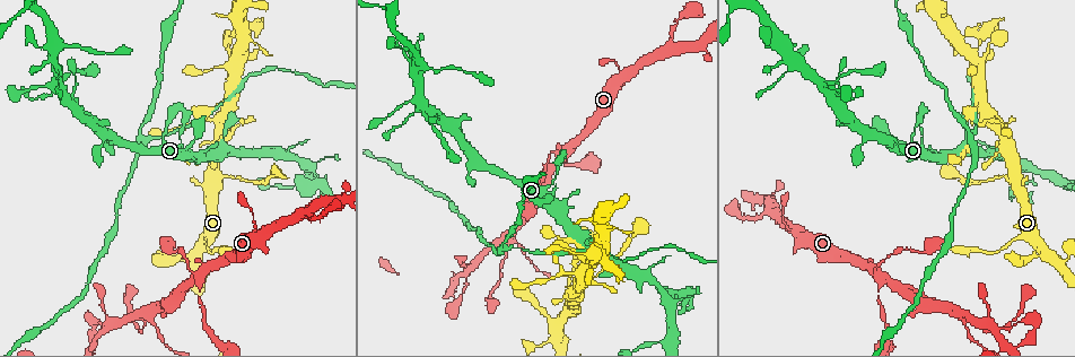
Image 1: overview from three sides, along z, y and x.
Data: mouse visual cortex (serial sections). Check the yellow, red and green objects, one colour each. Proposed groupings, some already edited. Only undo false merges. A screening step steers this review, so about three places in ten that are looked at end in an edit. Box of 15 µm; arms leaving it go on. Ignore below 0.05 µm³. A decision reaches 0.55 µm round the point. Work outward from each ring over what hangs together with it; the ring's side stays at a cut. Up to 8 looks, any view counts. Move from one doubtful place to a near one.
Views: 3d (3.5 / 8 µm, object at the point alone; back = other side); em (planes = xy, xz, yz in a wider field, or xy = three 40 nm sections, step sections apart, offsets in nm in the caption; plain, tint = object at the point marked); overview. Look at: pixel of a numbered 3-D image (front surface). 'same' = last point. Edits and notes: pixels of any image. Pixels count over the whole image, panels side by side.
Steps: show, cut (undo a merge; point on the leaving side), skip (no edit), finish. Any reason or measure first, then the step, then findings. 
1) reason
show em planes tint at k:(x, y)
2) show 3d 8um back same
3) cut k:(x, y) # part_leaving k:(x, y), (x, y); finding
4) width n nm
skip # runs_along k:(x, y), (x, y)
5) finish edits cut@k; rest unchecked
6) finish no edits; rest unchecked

sudden change in width
show 3d 8um at 1:(885, 280)

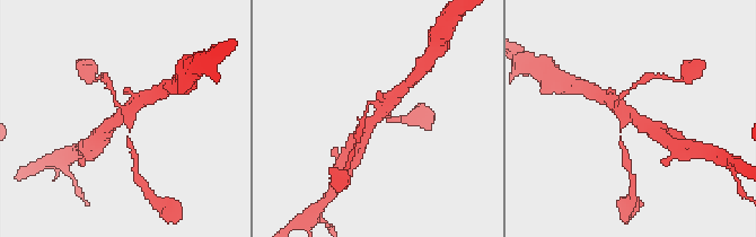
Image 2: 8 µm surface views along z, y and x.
show em xy step 2 tint at 2:(628, 117)

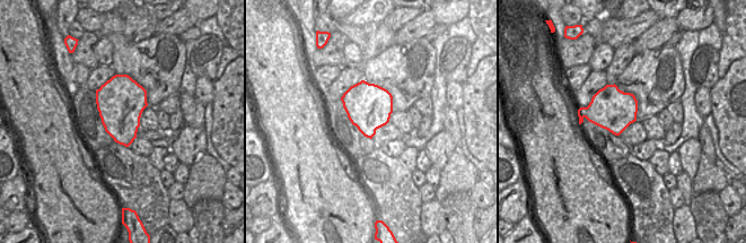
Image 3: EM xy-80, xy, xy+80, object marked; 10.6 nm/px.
arm_widths 100, 150, 400, 400 nm
skip # runs_along 2:(398, 93), (359, 135); one cell here

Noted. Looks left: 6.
thin neck
show 3d 3.5um back at 1:(319, 181)

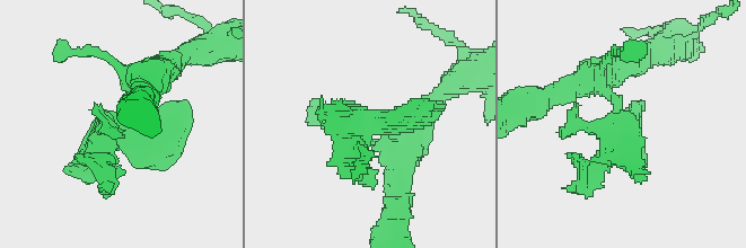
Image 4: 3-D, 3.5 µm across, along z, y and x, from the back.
cut 4:(608, 118) # part_leaving 4:(614, 98), (623, 135), (582, 180); a second cell is stuck on

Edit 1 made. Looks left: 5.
sharp bend
show 3d 8um at 1:(980, 45)

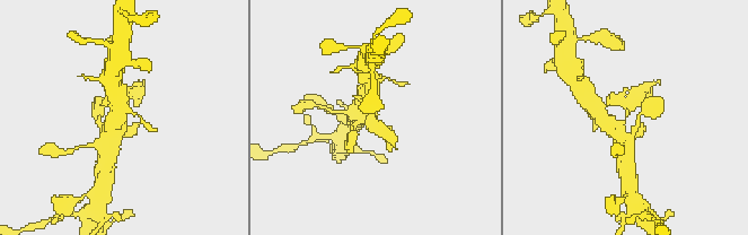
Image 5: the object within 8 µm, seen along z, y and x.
show em xy step 3 tint at 5:(626, 116)

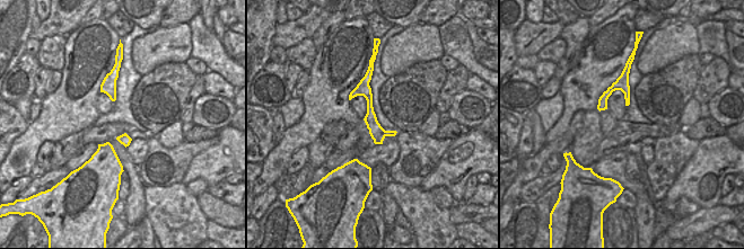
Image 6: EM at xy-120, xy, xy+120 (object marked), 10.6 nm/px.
cut 5:(631, 103) # part_leaving 5:(625, 120), (624, 106), (647, 89); two cells meet here

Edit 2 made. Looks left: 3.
looks like a crossing
show 3d 8um at 1:(52, 94)

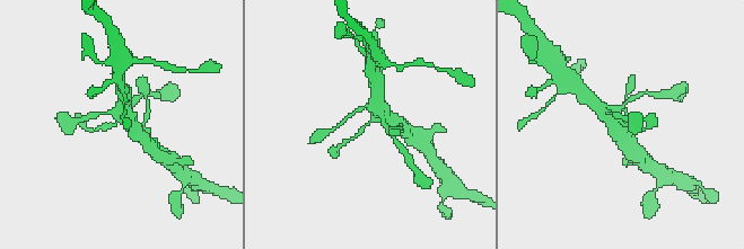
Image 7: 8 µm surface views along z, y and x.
show em xy step 2 tint at 7:(618, 122)

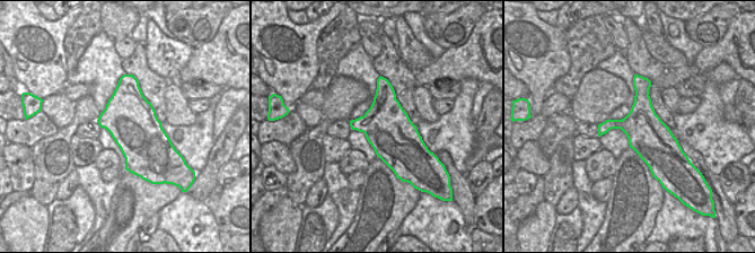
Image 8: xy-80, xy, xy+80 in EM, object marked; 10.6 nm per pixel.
skip # one cell here

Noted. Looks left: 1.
finish edits cut@4, cut@5; rest unchecked

